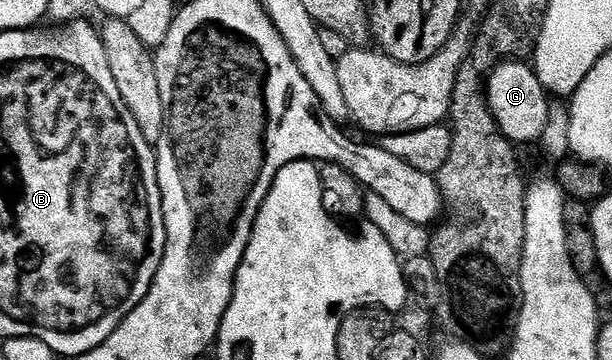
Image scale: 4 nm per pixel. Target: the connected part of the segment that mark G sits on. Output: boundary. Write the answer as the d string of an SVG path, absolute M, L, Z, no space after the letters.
M503 61L491 73L490 79L487 80L485 88L487 93L487 104L493 113L493 117L497 121L497 125L505 137L516 145L522 143L538 144L545 133L545 125L549 125L549 109L552 105L552 100L549 98L549 92L541 85L541 81L537 77L534 66L527 67L523 61Z

